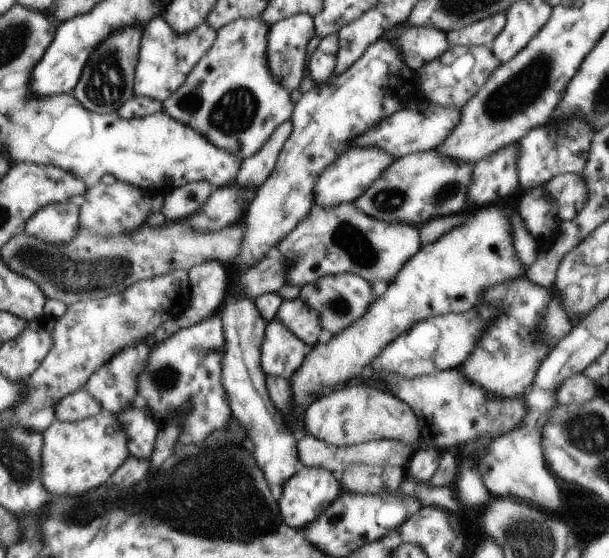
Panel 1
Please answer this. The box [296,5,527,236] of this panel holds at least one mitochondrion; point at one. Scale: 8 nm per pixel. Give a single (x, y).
(390, 198)

